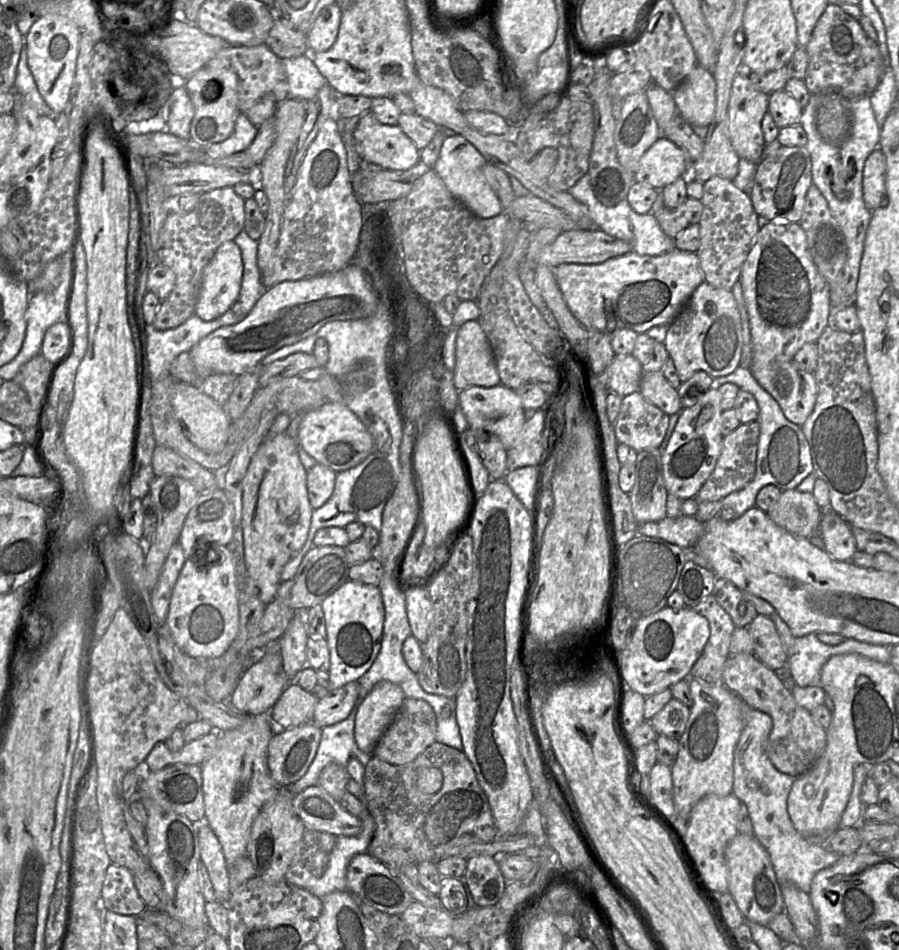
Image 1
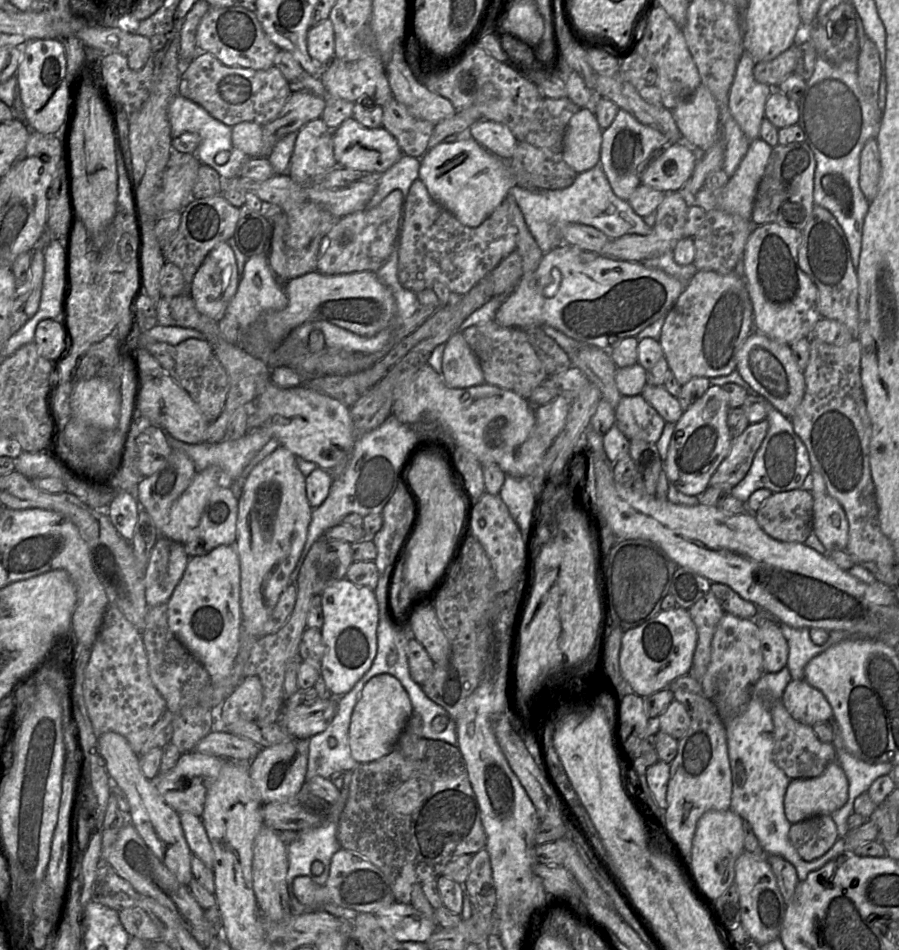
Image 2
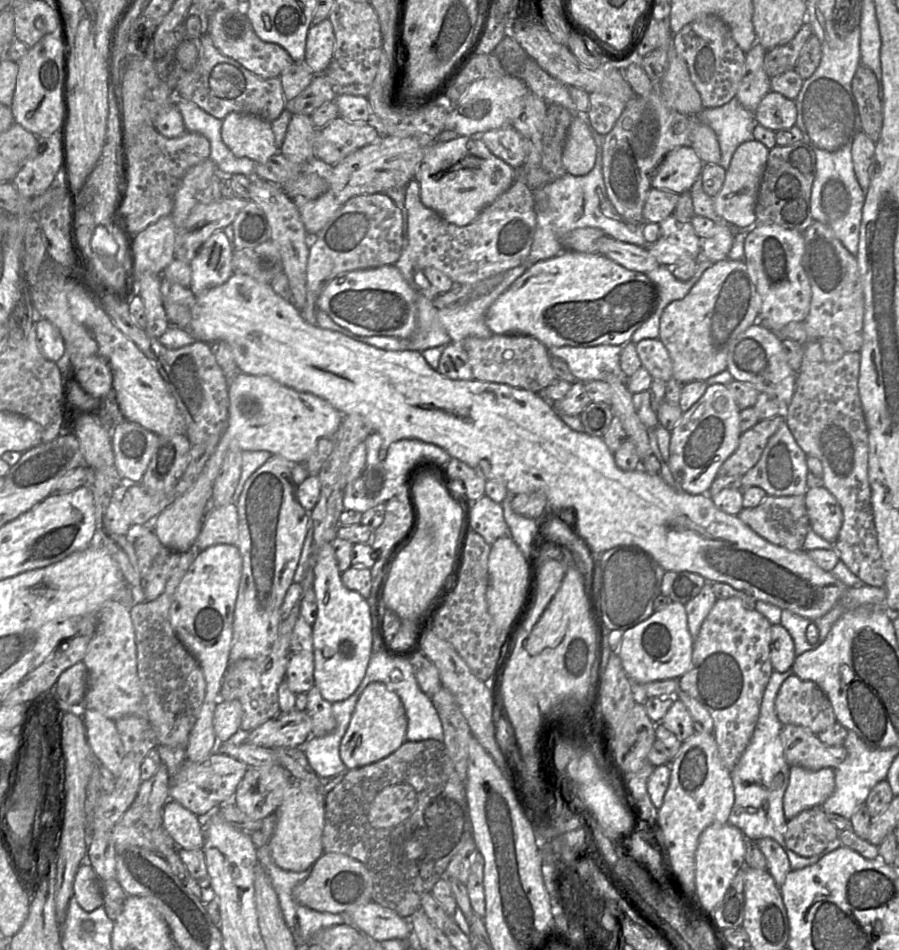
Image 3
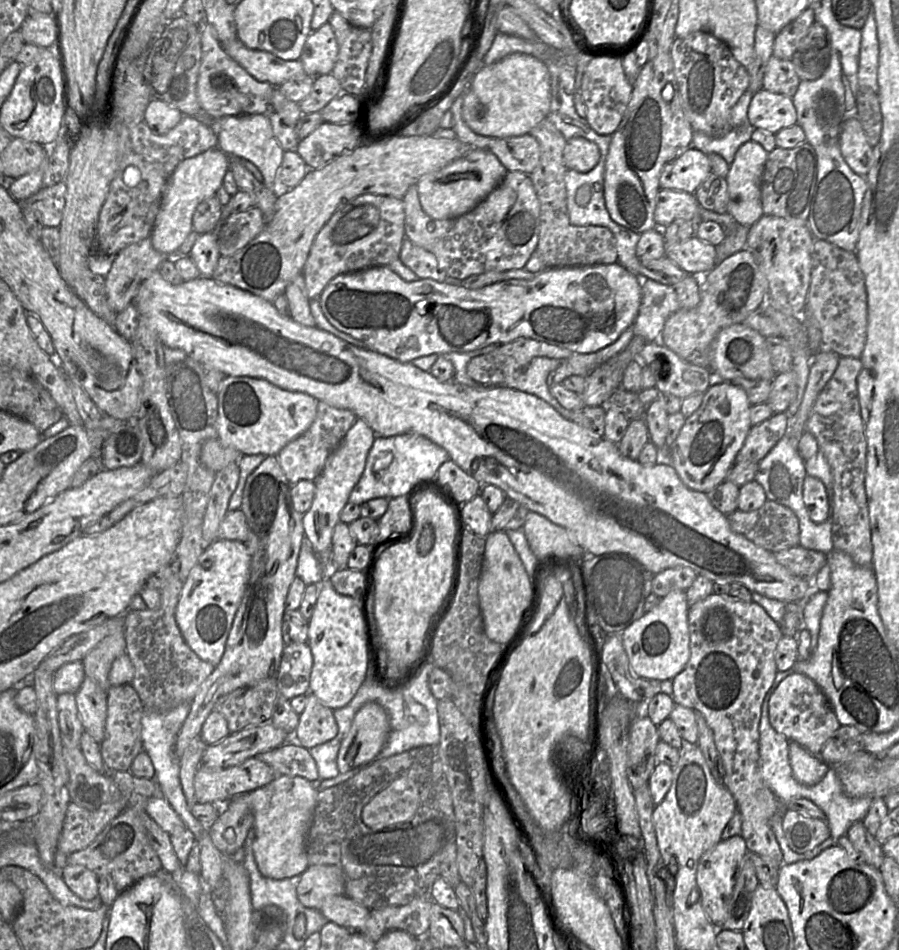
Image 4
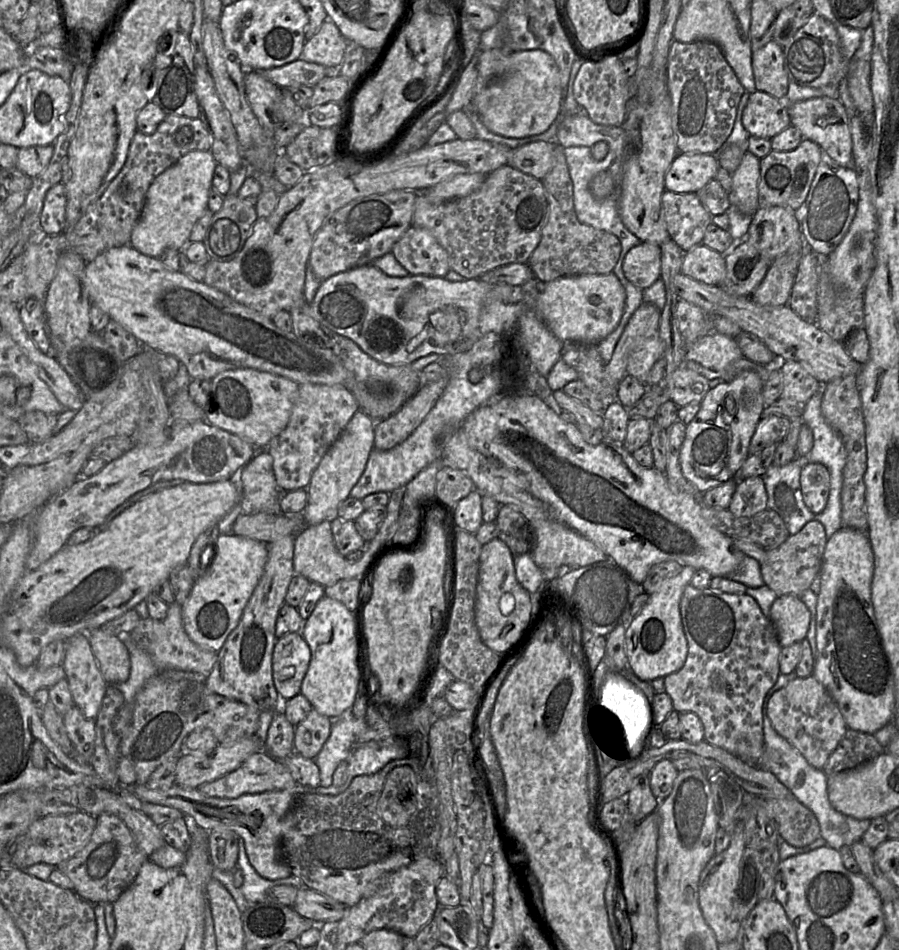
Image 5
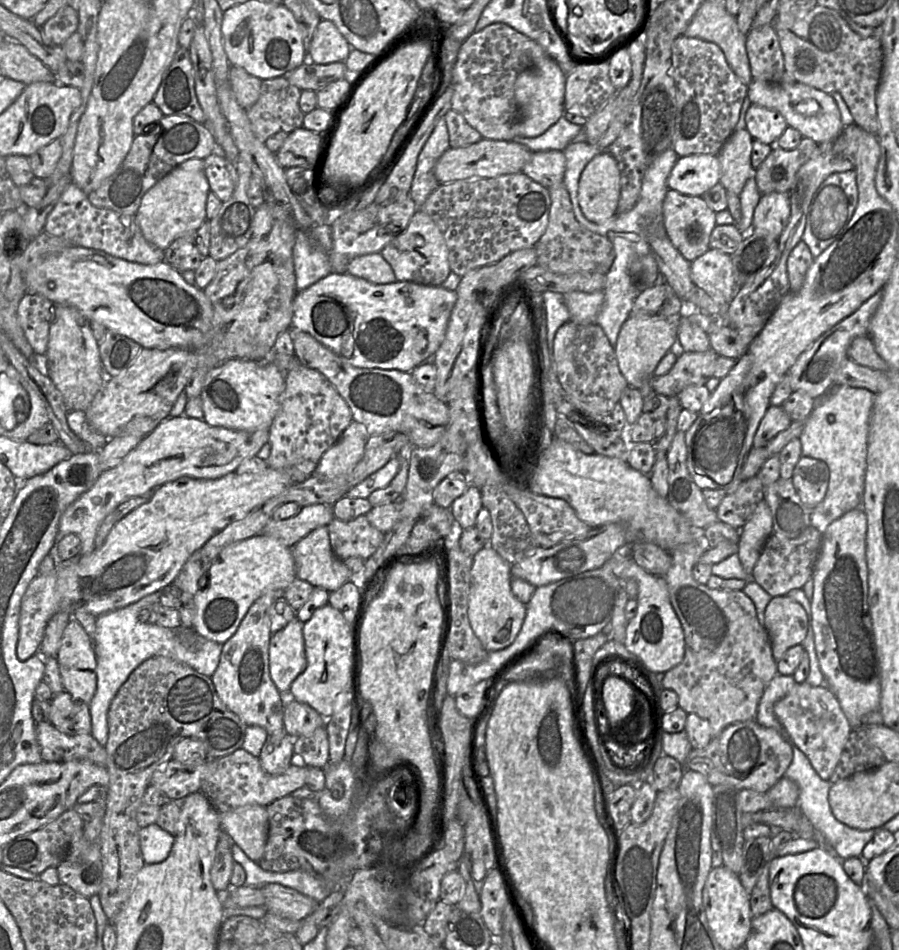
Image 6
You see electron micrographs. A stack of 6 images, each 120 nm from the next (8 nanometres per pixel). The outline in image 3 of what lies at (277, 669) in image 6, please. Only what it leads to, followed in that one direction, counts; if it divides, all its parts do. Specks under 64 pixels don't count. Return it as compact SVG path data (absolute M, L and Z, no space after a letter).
M294 653L287 666L285 681L295 694L307 693L314 686L314 653Z

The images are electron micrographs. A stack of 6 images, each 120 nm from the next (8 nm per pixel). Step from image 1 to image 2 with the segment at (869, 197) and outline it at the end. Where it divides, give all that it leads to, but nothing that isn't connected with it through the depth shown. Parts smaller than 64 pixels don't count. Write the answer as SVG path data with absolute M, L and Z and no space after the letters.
M877 139L868 140L860 154L859 186L871 202L878 193L881 174L880 152Z

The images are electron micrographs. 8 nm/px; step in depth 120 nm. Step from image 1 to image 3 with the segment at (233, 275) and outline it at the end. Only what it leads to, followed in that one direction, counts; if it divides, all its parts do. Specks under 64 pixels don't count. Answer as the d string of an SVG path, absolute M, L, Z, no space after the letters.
M223 231L212 234L190 263L189 289L195 296L224 284L234 274L234 250Z

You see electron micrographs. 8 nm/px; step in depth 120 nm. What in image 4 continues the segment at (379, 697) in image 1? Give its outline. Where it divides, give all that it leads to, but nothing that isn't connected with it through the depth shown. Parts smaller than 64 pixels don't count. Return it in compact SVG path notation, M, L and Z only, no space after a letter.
M375 702L363 705L354 716L351 728L343 739L338 756L339 773L347 773L371 763L383 749L390 723L385 709Z

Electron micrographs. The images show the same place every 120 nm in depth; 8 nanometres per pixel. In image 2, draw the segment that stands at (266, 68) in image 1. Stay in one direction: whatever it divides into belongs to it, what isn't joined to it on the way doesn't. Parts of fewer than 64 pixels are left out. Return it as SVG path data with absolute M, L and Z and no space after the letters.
M200 50L199 57L192 60L179 83L180 95L199 104L215 119L231 127L245 121L260 125L272 121L292 92L293 86L275 66L265 70L227 66L213 53L203 50Z

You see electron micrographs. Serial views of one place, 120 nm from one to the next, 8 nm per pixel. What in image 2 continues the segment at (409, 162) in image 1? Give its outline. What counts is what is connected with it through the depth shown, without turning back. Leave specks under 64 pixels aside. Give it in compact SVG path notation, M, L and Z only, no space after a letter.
M352 117L333 131L333 150L338 166L382 174L403 155L397 140L383 127L368 128Z

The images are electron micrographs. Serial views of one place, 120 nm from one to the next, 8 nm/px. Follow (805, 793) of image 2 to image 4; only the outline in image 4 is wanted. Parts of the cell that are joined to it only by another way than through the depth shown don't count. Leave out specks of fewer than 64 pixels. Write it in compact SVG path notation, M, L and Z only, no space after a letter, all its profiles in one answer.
M796 742L789 743L789 760L795 779L807 786L819 783L830 766Z

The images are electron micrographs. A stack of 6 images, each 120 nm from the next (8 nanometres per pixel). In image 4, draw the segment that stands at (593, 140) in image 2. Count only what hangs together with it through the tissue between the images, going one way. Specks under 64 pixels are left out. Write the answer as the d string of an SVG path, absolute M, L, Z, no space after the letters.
M575 137L566 142L563 157L567 169L586 173L597 165L600 150L595 143L586 138Z

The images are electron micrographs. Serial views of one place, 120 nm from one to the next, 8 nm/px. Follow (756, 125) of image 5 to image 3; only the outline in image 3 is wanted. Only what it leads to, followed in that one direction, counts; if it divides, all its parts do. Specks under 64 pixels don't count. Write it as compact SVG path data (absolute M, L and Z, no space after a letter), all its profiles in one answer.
M769 91L754 111L757 124L774 132L796 125L797 108L795 101L782 94Z

